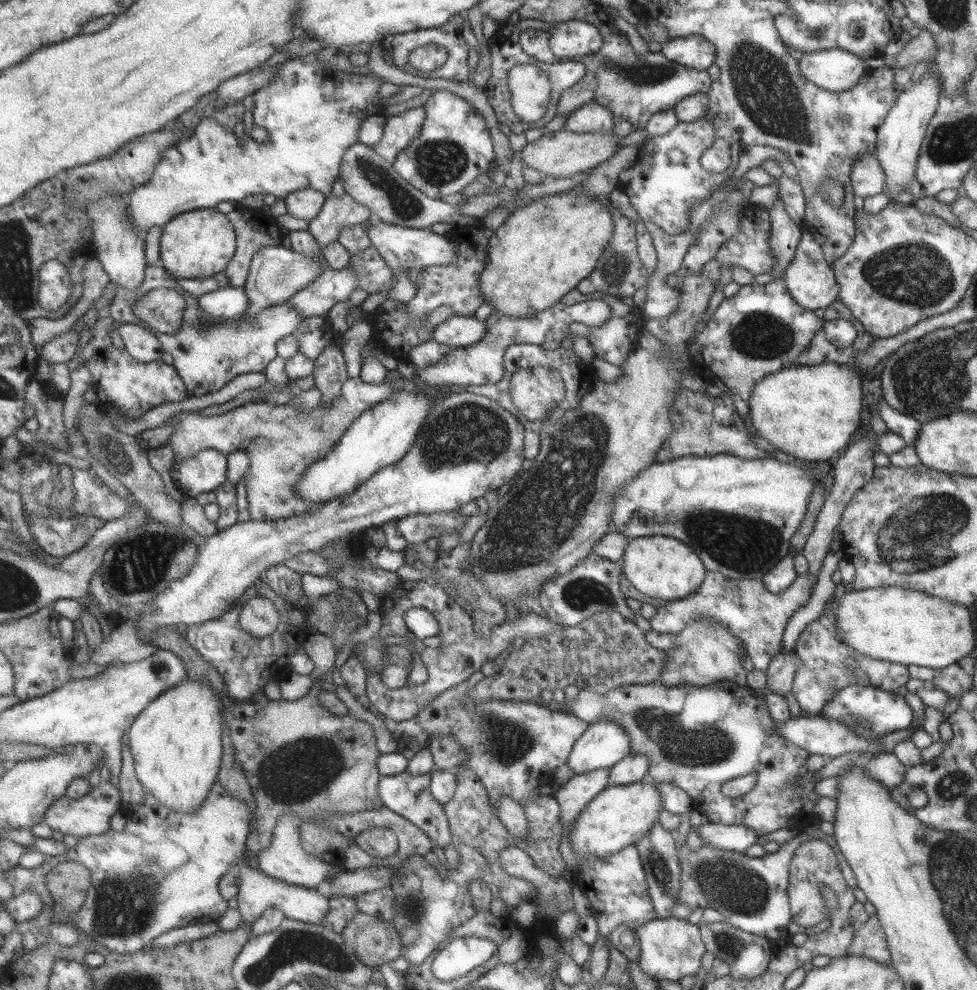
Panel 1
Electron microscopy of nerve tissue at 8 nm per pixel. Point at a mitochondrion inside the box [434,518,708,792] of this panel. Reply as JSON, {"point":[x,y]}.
{"point":[505,741]}

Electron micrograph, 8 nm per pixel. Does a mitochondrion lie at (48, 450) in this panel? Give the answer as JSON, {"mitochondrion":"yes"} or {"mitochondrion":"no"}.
{"mitochondrion":"no"}

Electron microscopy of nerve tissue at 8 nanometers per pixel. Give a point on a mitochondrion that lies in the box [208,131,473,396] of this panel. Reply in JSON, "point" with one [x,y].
{"point":[404,206]}

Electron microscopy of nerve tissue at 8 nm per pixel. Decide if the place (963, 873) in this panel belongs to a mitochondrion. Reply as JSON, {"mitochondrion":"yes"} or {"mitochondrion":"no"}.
{"mitochondrion":"yes"}

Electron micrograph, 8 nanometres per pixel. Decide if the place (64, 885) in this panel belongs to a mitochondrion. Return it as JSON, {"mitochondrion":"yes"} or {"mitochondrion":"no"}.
{"mitochondrion":"no"}

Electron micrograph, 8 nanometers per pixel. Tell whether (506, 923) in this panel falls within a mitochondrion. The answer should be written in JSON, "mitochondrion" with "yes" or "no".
{"mitochondrion":"no"}

